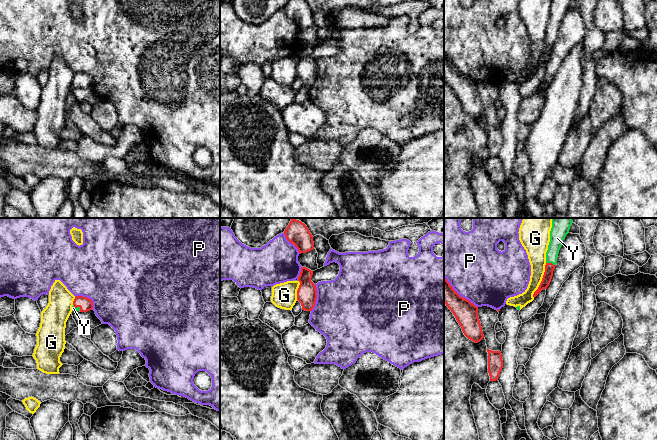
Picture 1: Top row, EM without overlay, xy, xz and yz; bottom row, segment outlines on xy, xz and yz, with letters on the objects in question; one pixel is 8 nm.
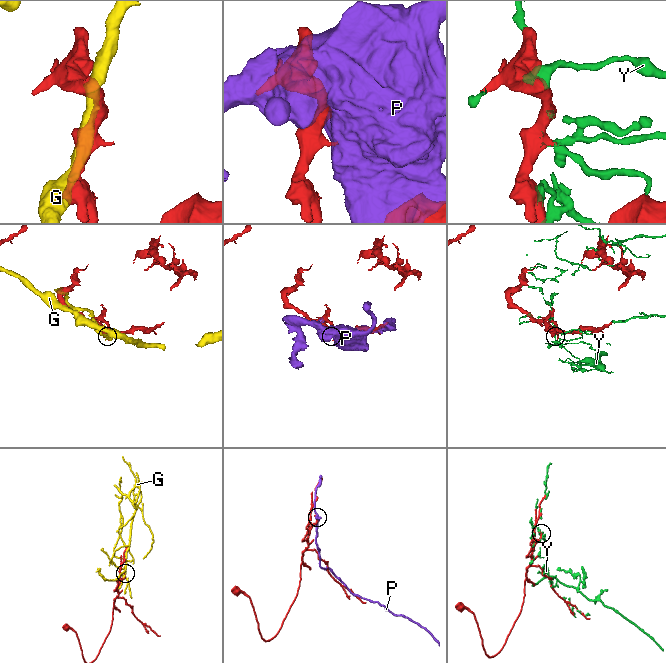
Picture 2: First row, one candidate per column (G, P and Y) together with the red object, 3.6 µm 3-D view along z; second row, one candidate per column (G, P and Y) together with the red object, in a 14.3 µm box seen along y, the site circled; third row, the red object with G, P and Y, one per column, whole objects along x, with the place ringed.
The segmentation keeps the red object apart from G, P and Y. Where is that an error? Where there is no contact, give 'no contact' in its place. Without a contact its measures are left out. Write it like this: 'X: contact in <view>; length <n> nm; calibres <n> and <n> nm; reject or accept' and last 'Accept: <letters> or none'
G: contact in yz; length 300 nm; calibres 80 and 160 nm; reject
P: contact in xz; length 220 nm; calibres 160 and 500 nm; reject
Y: contact in yz; length 80 nm; calibres 80 and 130 nm; accept
Accept: Y

